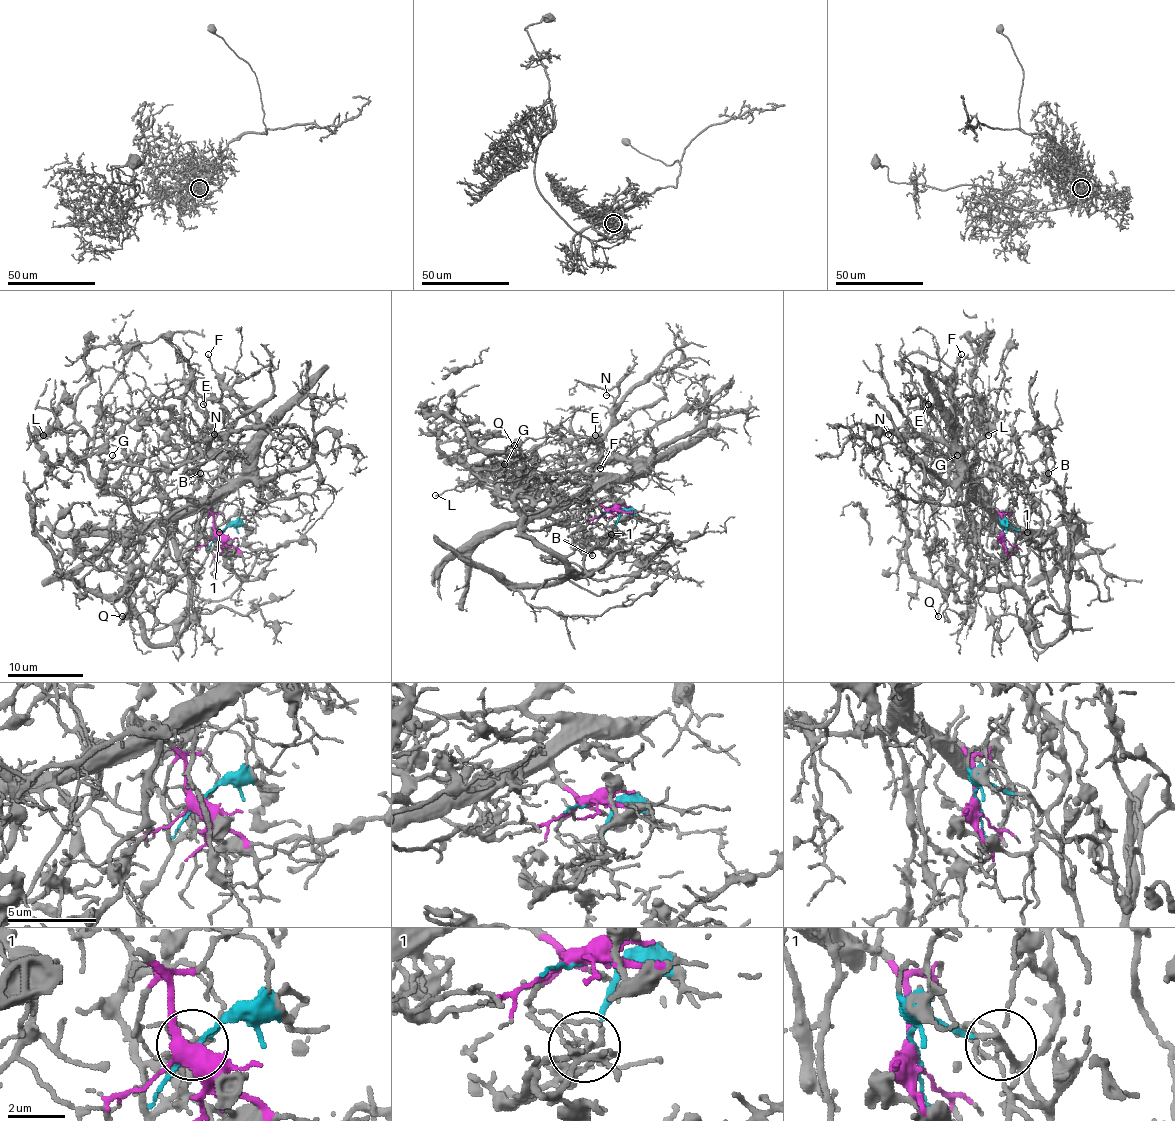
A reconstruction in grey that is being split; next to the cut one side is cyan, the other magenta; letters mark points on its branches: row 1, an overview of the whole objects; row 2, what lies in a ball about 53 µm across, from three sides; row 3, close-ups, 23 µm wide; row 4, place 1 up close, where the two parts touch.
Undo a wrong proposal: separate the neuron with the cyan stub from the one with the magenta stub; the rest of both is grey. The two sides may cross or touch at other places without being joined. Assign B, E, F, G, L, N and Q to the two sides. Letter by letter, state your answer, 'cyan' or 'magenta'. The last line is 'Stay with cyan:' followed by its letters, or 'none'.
B: cyan
E: magenta
F: magenta
G: magenta
L: cyan
N: magenta
Q: cyan
Stay with cyan: B, L, Q

